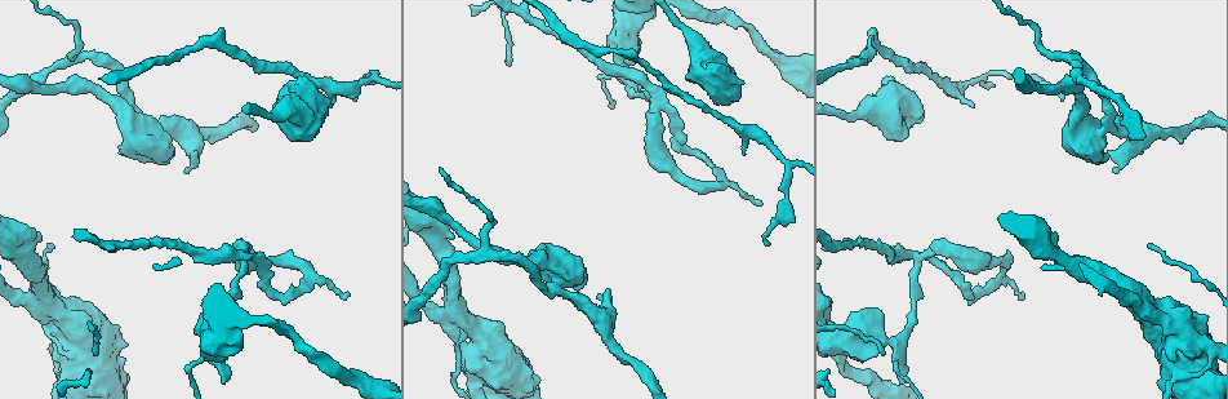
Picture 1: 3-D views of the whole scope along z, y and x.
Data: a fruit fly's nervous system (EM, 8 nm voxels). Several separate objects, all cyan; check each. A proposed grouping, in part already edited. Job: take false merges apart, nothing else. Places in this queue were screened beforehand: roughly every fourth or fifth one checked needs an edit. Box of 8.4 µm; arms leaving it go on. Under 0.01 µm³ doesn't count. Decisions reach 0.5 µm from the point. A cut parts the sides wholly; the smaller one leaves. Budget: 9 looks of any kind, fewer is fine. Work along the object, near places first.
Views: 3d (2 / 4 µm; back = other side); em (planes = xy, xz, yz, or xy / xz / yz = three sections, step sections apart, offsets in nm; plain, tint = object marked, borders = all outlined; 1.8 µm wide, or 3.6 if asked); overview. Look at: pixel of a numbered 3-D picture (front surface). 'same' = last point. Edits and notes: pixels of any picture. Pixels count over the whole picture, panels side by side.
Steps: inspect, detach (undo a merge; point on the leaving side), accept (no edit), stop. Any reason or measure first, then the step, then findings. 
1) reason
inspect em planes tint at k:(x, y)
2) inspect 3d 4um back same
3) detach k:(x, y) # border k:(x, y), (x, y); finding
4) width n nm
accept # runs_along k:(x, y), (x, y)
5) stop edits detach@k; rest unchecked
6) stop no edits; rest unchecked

sharp bend
inspect em planes tint at 1:(714, 165)

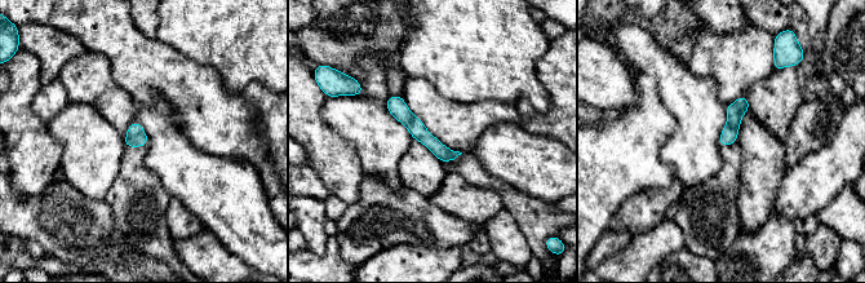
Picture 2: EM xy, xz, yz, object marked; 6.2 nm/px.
accept # all the same neuron

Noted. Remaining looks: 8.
abrupt turn
inspect em planes tint at 1:(653, 99)

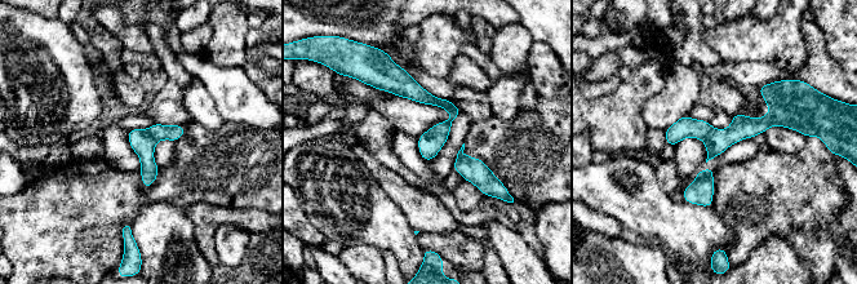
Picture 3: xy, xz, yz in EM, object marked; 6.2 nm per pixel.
accept # one neuron here

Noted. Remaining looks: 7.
arms part here
inspect em planes tint at 1:(625, 80)

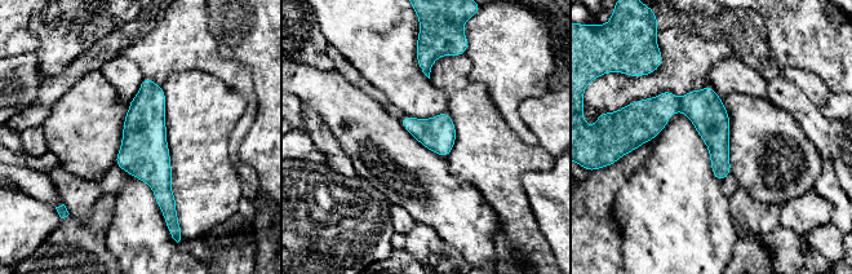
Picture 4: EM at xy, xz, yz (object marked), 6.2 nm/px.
detach 4:(706, 111) # border 4:(679, 98), (680, 109); two neurons meet here

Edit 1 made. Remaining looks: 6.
branch point
inspect 3d 4um at 1:(702, 54)

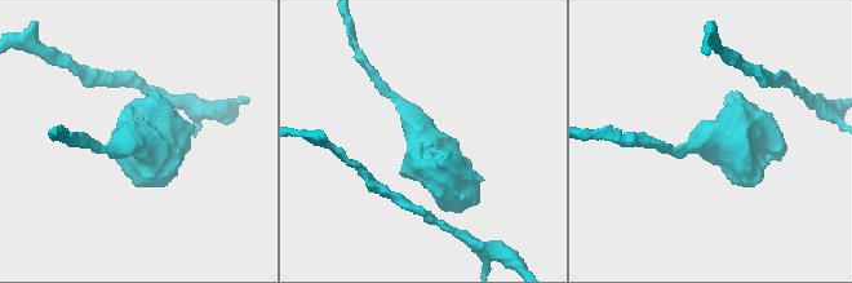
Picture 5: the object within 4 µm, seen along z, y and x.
inspect em 3.6um planes plain at 5:(135, 138)

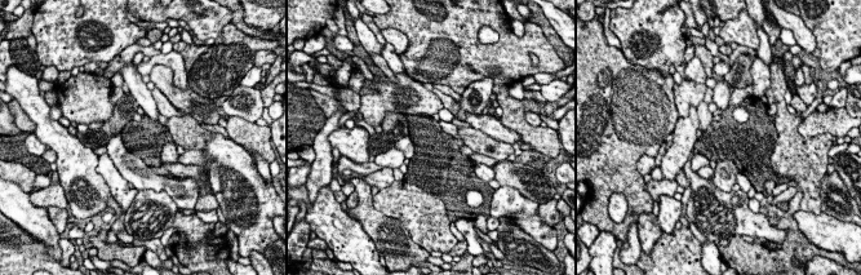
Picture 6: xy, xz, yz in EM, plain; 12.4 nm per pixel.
inspect em 3.6um planes tint same

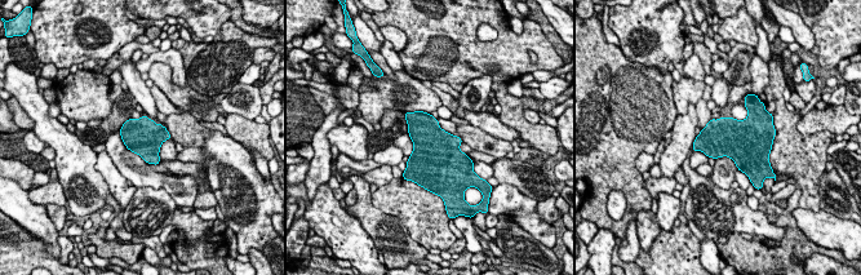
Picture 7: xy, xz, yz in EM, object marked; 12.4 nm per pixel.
accept # all the same neuron

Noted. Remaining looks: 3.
stop edits detach@4; rest unchecked

